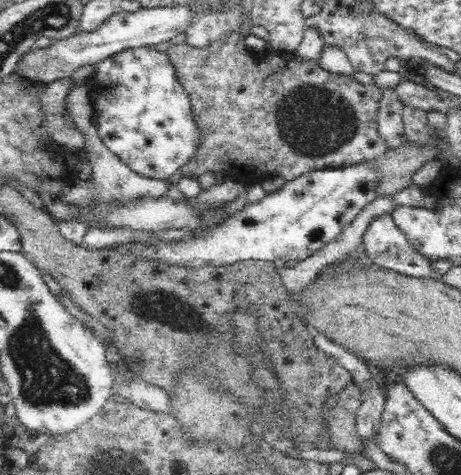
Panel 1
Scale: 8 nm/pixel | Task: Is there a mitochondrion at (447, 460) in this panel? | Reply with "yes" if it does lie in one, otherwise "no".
yes

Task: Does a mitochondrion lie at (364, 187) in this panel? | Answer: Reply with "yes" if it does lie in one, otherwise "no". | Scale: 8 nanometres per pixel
no

